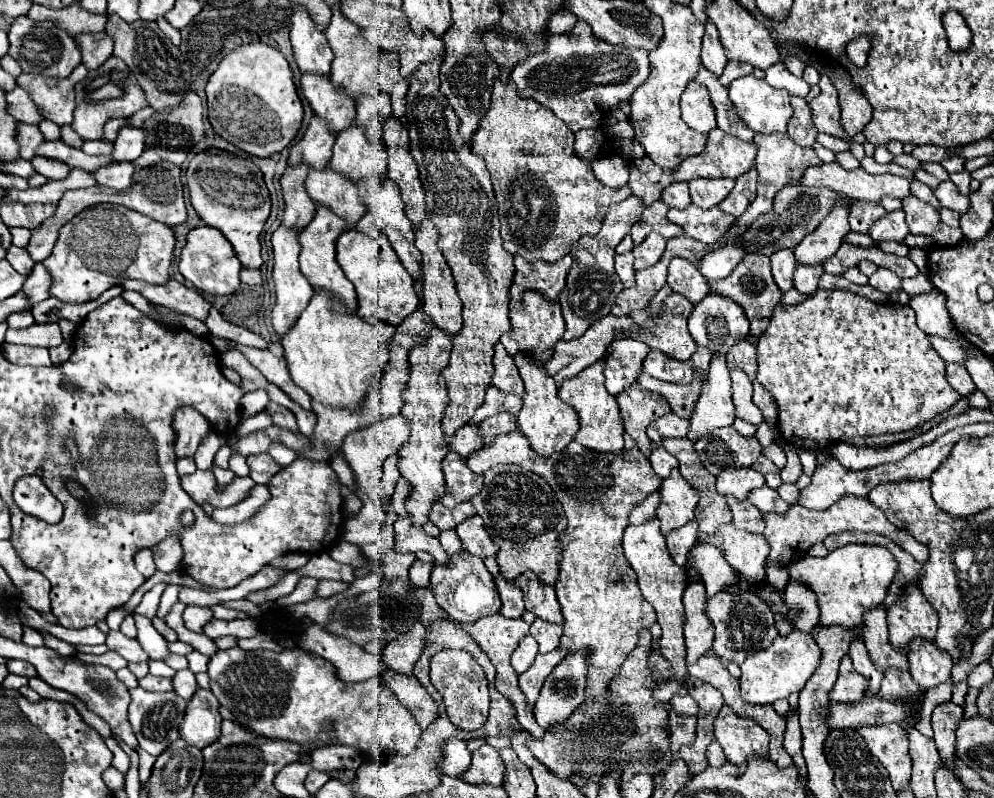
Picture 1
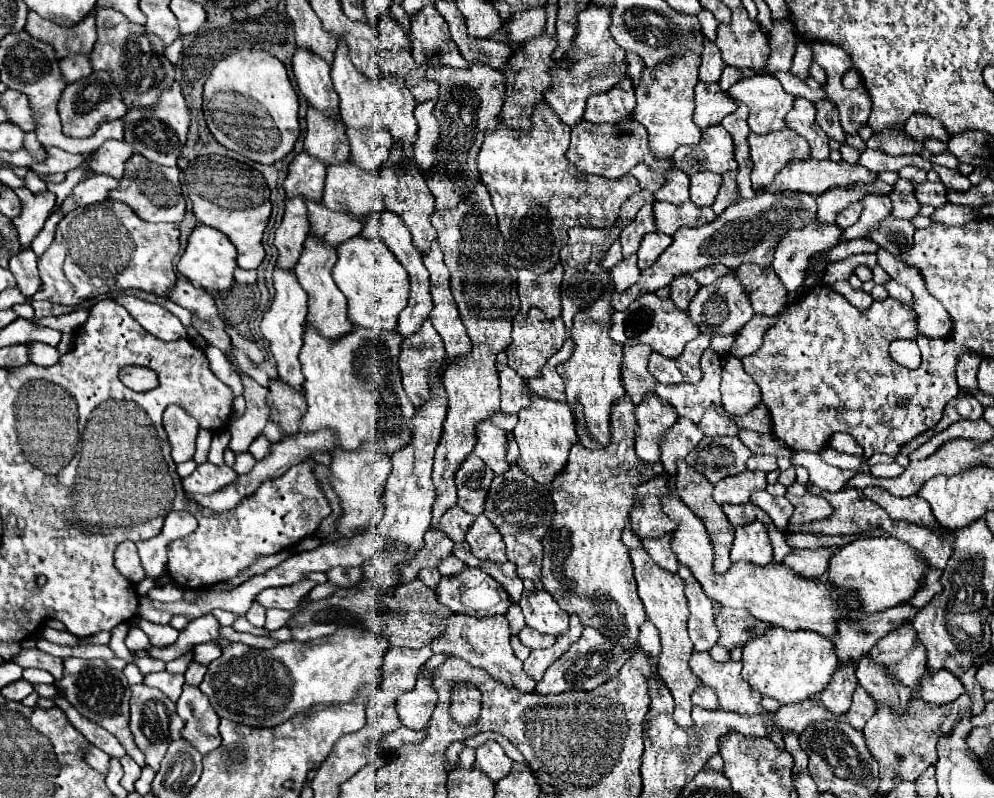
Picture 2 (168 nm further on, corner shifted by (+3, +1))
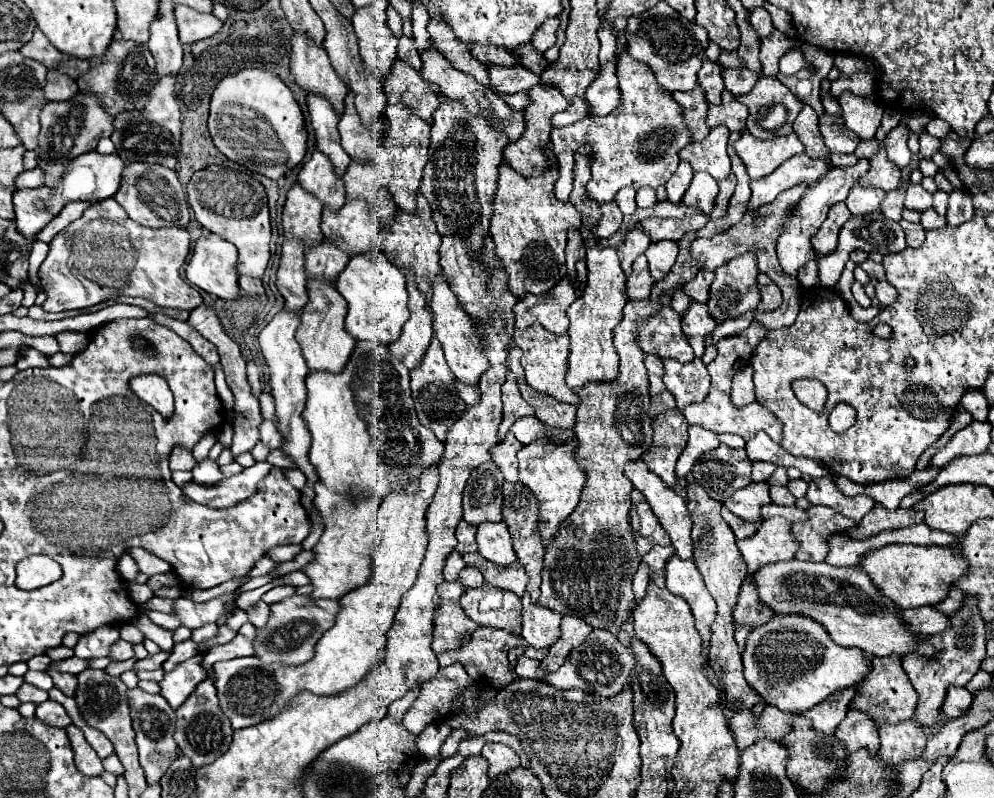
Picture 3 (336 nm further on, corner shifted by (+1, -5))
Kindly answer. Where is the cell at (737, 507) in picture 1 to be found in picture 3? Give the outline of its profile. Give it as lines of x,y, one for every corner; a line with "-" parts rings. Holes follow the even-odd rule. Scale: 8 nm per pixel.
722,508
722,518
730,524
730,528
734,530
734,534
736,534
738,540
742,540
742,538
750,538
750,536
754,536
754,532
758,530
758,524
754,524
754,522
746,522
746,520
734,516
734,514
732,514
730,510
726,510
726,508

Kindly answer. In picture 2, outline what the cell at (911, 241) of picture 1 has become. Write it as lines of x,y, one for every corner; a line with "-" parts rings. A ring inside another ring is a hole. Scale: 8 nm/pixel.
890,216
868,238
872,238
884,250
888,250
888,252
898,256
898,254
904,254
904,250
912,248
912,236
914,236
912,222
898,220
894,216

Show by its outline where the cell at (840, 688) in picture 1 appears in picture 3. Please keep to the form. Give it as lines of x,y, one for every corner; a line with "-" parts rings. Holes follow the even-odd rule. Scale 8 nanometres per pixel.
856,688
834,692
834,696
828,696
826,700
822,700
822,704
816,704
814,708
806,710
804,716
812,722
814,730
822,734
834,734
836,726
844,720
848,712
848,704
854,694
856,694

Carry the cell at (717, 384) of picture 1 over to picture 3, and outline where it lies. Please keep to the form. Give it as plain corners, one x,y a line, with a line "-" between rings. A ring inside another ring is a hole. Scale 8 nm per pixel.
720,434
720,442
734,448
734,450
746,446
746,440
742,436
736,436
736,434

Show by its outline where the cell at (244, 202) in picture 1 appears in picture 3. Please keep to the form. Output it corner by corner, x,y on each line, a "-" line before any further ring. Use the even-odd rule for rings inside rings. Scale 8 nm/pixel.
210,166
194,172
188,182
188,202
196,220
210,232
222,236
238,248
238,274
262,278
270,260
270,214
264,186
248,172
234,172
224,166

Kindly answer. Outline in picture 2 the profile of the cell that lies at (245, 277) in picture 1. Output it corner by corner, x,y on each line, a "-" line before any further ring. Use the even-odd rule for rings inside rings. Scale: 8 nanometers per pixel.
236,268
236,270
234,270
234,278
236,278
238,284
254,284
254,282
256,282
256,270

